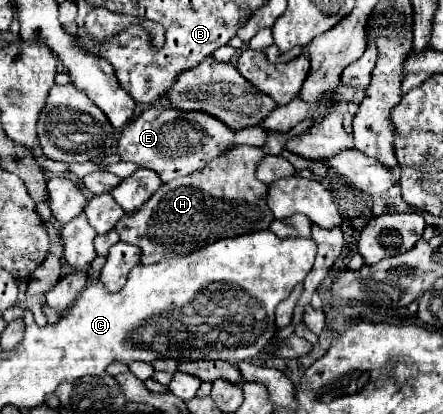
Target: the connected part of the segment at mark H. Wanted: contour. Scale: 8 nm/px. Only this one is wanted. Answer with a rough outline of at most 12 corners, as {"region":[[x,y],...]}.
{"region":[[258,147],[164,183],[116,223],[140,263],[268,229]]}

